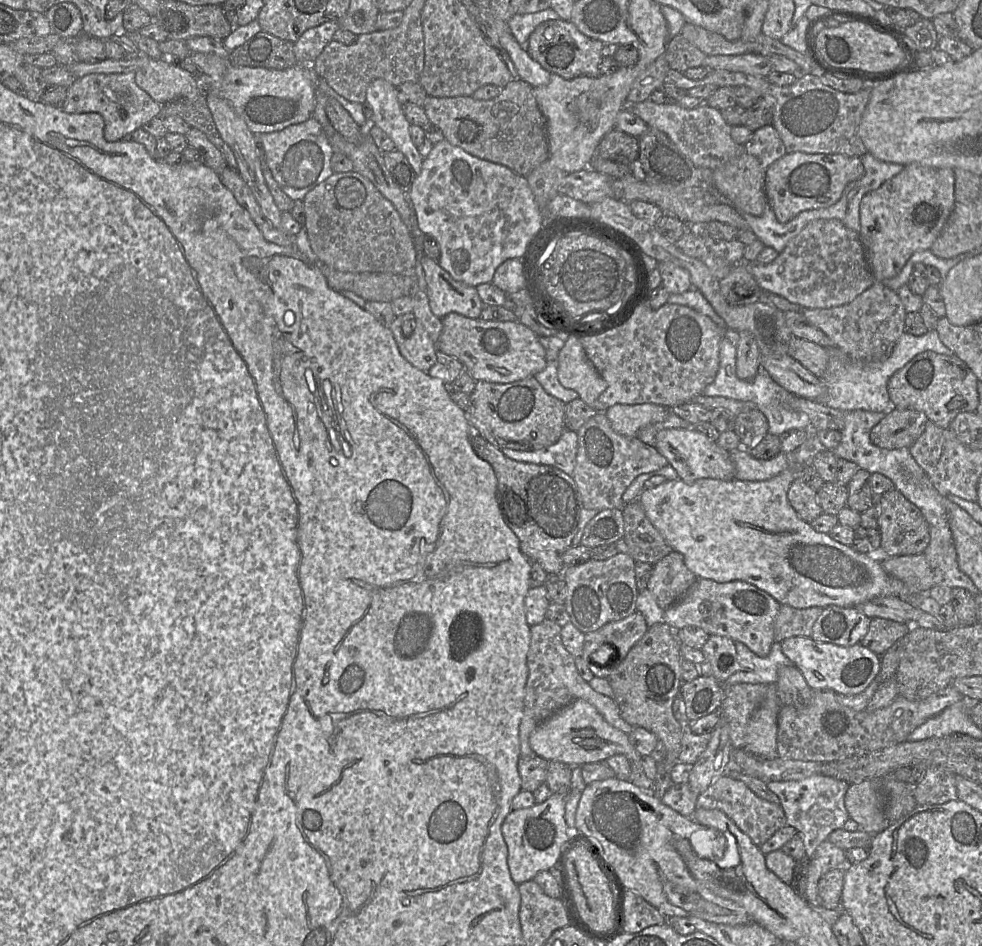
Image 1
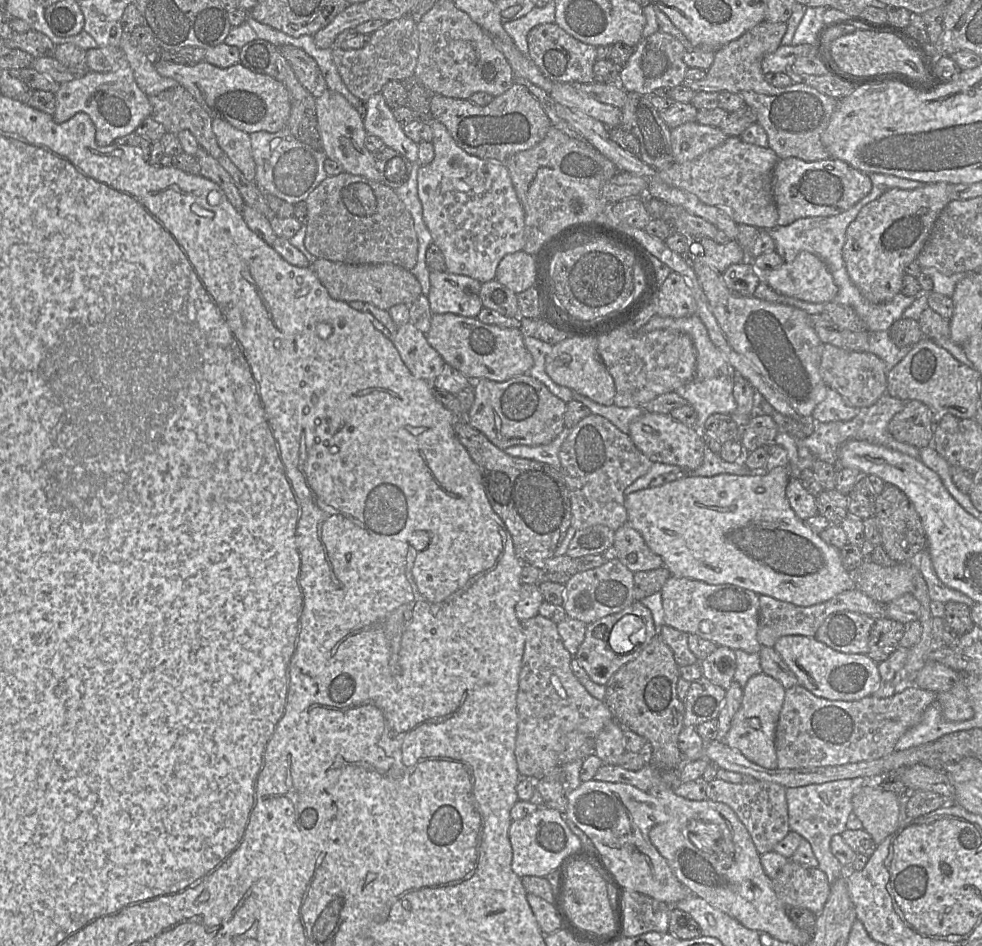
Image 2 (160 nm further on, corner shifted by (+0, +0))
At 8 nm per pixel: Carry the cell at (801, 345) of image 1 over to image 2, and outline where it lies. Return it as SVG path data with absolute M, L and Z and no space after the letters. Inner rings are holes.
M825 343L820 362L820 375L829 388L837 391L856 408L873 405L887 392L888 373L885 364L882 359L870 352L850 351Z

